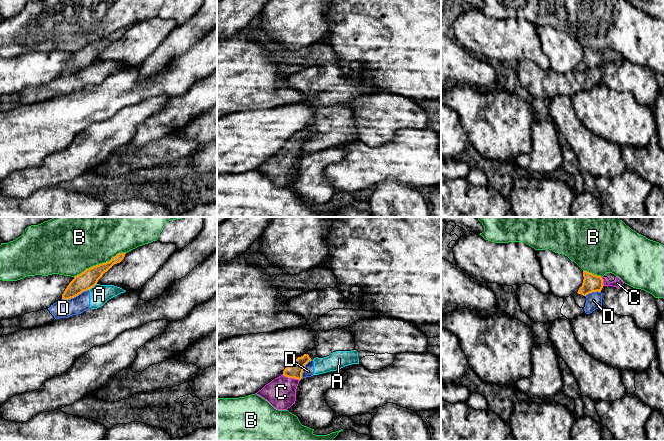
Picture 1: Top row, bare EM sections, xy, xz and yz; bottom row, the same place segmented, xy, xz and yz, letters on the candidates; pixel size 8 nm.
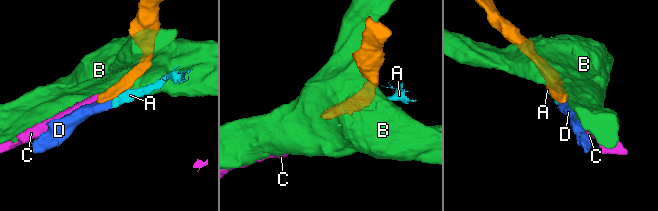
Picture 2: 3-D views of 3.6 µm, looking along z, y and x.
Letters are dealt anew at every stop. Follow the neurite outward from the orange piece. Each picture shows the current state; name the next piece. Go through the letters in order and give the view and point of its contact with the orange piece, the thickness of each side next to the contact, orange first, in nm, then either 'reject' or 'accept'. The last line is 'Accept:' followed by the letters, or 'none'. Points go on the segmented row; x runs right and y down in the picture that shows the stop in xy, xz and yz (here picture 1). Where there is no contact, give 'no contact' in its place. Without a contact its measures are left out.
A: meets orange in xy at (92, 286); 150 nm thick on the orange side, 160 nm on the other; reject
B: meets orange in xy at (99, 264); 150 nm thick on the orange side, 500 nm on the other; reject
C: meets orange in xz at (291, 377); 130 nm thick on the orange side, 240 nm on the other; accept
D: meets orange in xy at (75, 296); 150 nm thick on the orange side, 140 nm on the other; reject
Accept: C

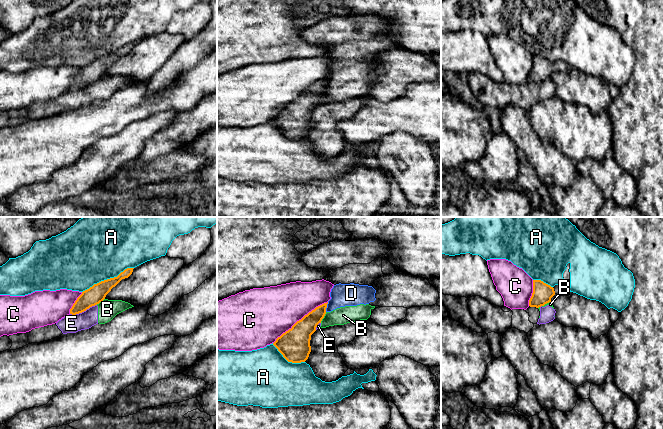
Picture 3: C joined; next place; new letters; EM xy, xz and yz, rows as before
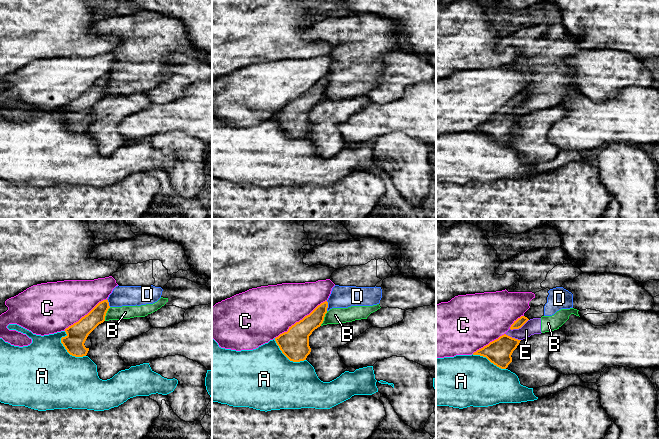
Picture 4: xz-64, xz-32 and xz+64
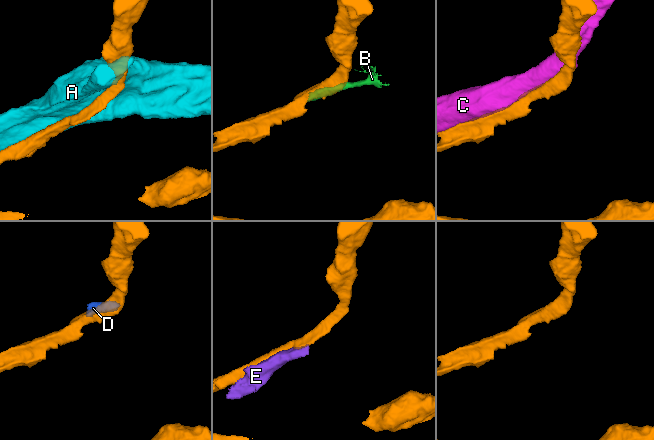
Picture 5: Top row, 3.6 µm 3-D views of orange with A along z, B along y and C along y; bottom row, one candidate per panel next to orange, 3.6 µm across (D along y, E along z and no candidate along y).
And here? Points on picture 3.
A: meets orange in xy at (107, 279); 150 nm thick on the orange side, 500 nm on the other; reject
B: meets orange in xz at (323, 317); 190 nm thick on the orange side, 140 nm on the other; reject
C: meets orange in xz at (299, 320); 240 nm thick on the orange side, 400 nm on the other; reject
D: meets orange in xz at (326, 307); 160 nm thick on the orange side, 180 nm on the other; reject
E: meets orange in xy at (83, 311); 150 nm thick on the orange side, 140 nm on the other; reject
Accept: none

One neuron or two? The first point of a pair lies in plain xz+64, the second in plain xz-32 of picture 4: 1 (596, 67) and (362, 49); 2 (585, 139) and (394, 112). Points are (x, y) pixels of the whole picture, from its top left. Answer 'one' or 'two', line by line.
1: two
2: one

